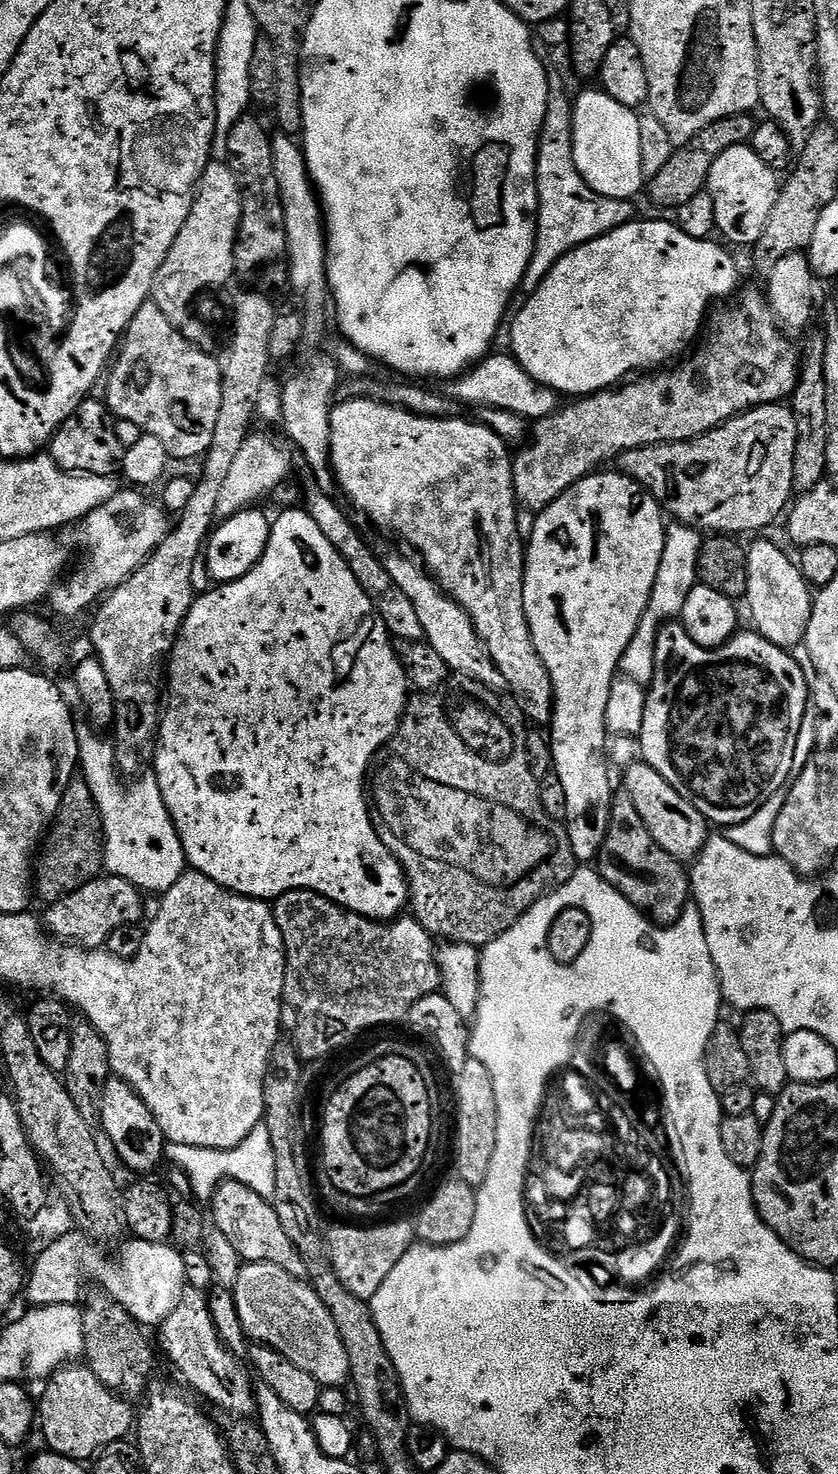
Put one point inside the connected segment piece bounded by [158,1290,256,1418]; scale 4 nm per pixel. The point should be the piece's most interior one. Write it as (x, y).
(188, 1336)

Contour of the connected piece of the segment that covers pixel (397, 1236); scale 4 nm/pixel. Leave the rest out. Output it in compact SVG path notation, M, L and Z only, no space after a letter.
M396 1220L393 1224L380 1222L375 1226L352 1226L356 1228L332 1228L326 1232L326 1256L342 1286L358 1298L371 1301L374 1294L390 1278L390 1270L402 1262L402 1258L417 1243L418 1237L413 1221Z

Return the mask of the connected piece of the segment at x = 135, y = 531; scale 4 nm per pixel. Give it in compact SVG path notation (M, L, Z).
M128 491L132 492L116 492L110 502L98 506L98 510L84 517L79 525L80 544L88 557L72 577L69 575L52 589L50 601L58 615L80 616L88 607L91 609L101 597L139 570L151 558L153 550L168 537L173 521L163 503L147 500L143 491Z

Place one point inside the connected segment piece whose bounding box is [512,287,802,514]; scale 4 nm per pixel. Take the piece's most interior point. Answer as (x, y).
(748, 362)

